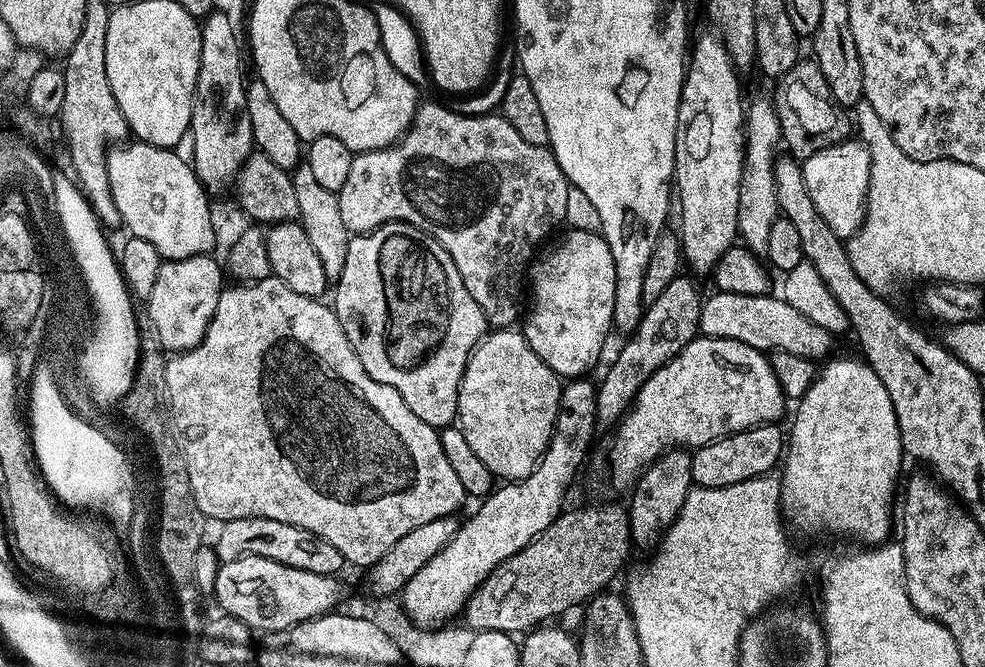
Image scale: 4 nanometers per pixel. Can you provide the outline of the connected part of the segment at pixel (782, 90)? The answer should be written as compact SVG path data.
M815 59L797 60L796 64L790 66L790 70L786 70L786 74L780 77L775 88L774 103L782 144L797 160L803 162L809 156L818 154L818 150L826 150L849 139L854 128L853 121L846 109L834 98L834 94L830 94L830 86L826 86L826 77Z

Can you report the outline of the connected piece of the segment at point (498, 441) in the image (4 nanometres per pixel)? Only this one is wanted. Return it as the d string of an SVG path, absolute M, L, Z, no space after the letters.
M489 331L468 355L466 370L460 379L456 420L462 434L466 434L466 442L470 442L480 461L486 462L493 477L511 482L526 478L535 470L550 442L550 434L558 418L561 387L561 377L557 376L554 370L550 370L550 366L546 366L546 362L542 362L542 358L538 358L534 350L530 350L523 331Z

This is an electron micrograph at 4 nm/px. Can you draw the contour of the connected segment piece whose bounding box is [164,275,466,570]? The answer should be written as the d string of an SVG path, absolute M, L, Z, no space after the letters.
M273 275L252 283L237 283L232 287L236 288L228 286L221 291L218 310L214 310L214 318L210 318L210 326L200 345L188 352L169 355L164 361L164 390L168 400L166 416L170 421L170 432L184 455L186 470L190 470L190 490L204 517L215 522L255 516L286 522L290 526L310 530L310 534L318 534L318 538L326 538L326 542L342 554L345 562L367 570L382 559L386 550L398 542L398 538L410 534L414 526L423 526L426 522L434 522L434 518L459 513L459 508L466 501L466 493L462 482L458 482L458 474L454 474L446 453L442 451L439 431L422 422L422 418L418 418L418 414L402 402L402 394L398 394L394 386L386 386L366 374L335 311L329 305L327 308L323 299L298 294Z

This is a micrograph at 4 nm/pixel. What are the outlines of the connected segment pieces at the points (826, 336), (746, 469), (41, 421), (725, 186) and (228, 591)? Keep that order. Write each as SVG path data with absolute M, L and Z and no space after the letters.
M719 290L713 293L709 300L707 297L700 305L699 335L730 338L746 342L746 346L798 354L817 362L829 355L827 352L832 348L833 333L822 330L822 326L810 322L810 318L802 318L802 314L798 314L798 310L794 310L794 306L787 304L779 295L751 296Z
M779 423L759 424L733 436L723 436L712 444L703 444L692 452L692 482L698 488L734 486L734 482L746 482L750 478L769 475L772 468L781 463L786 451L786 436L780 433Z
M30 372L30 382L32 397L28 400L26 416L30 421L36 467L48 491L69 509L93 508L112 520L131 521L124 484L128 484L128 472L133 465L120 464L121 445L116 445L102 429L95 428L90 421L83 420L86 419L83 415L73 411L58 380L48 380L44 372Z
M708 30L705 36L695 37L694 43L690 48L690 55L686 60L686 75L682 94L680 95L680 105L678 106L678 130L676 131L676 170L674 173L674 192L680 195L680 247L683 259L693 268L691 271L711 273L718 261L725 259L729 255L730 249L737 243L738 233L738 194L740 193L740 183L742 182L742 170L744 169L744 137L746 135L746 100L740 97L740 82L736 78L738 70L733 67L732 60L725 50L723 41L715 31Z
M243 556L237 560L225 560L217 570L214 599L220 603L219 611L226 616L238 618L248 628L260 634L284 632L307 620L319 616L327 616L337 607L336 603L344 596L344 588L340 585L339 575L323 576L310 574L310 570L298 570L294 566L286 566L282 562L274 562L270 558Z

